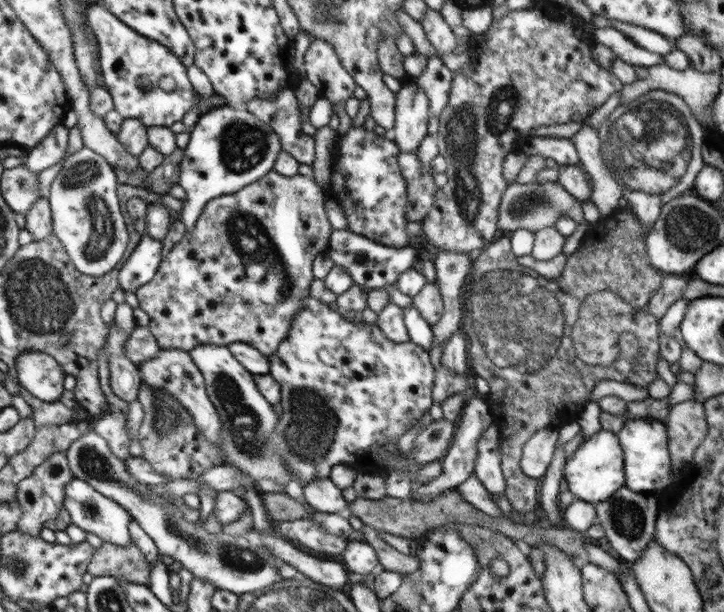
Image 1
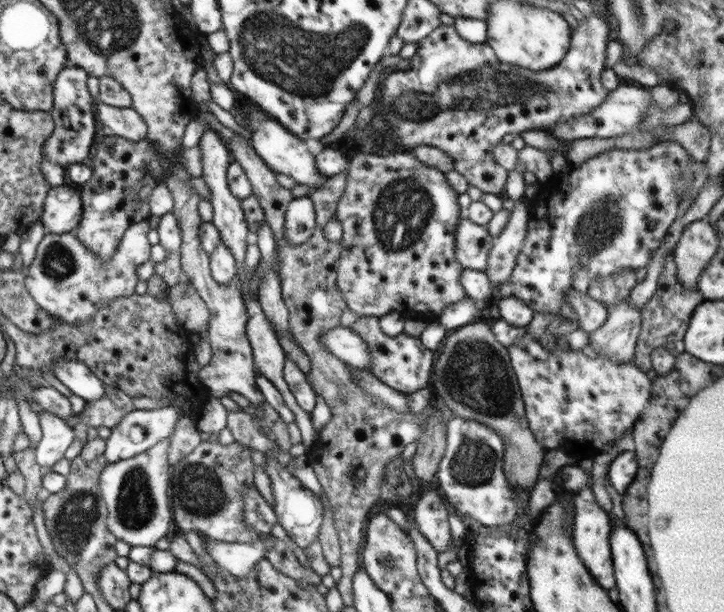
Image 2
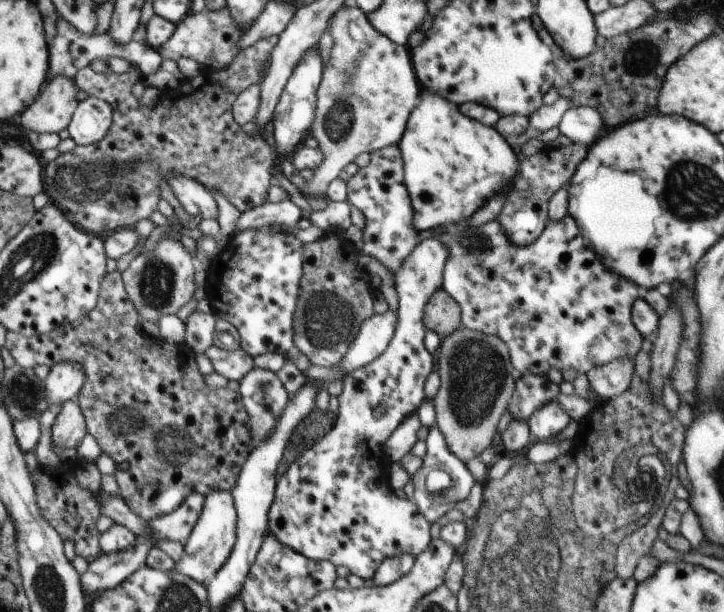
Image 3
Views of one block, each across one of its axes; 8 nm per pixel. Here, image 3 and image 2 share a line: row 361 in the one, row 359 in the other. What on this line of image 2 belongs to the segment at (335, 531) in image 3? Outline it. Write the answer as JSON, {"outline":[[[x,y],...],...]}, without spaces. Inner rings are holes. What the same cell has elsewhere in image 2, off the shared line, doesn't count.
{"outline":[[[373,316],[360,317],[351,327],[368,343],[372,355],[370,372],[381,382],[404,394],[416,393],[429,385],[437,353],[426,348],[420,338],[403,332],[395,337],[388,336],[380,328],[379,317]]]}

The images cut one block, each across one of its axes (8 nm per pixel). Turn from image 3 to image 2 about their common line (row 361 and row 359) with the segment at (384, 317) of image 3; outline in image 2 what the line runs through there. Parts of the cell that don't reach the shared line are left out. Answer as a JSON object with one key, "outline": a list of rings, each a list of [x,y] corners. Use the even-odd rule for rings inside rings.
{"outline":[[[336,327],[320,336],[320,343],[352,368],[370,373],[370,347],[352,327]]]}

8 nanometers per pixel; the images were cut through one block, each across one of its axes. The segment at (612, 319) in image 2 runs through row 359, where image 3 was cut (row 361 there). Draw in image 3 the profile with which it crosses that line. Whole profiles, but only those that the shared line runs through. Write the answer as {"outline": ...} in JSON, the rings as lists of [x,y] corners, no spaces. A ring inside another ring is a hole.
{"outline":[[[622,358],[589,370],[587,379],[591,390],[602,403],[618,397],[630,386],[634,368],[635,361]]]}

